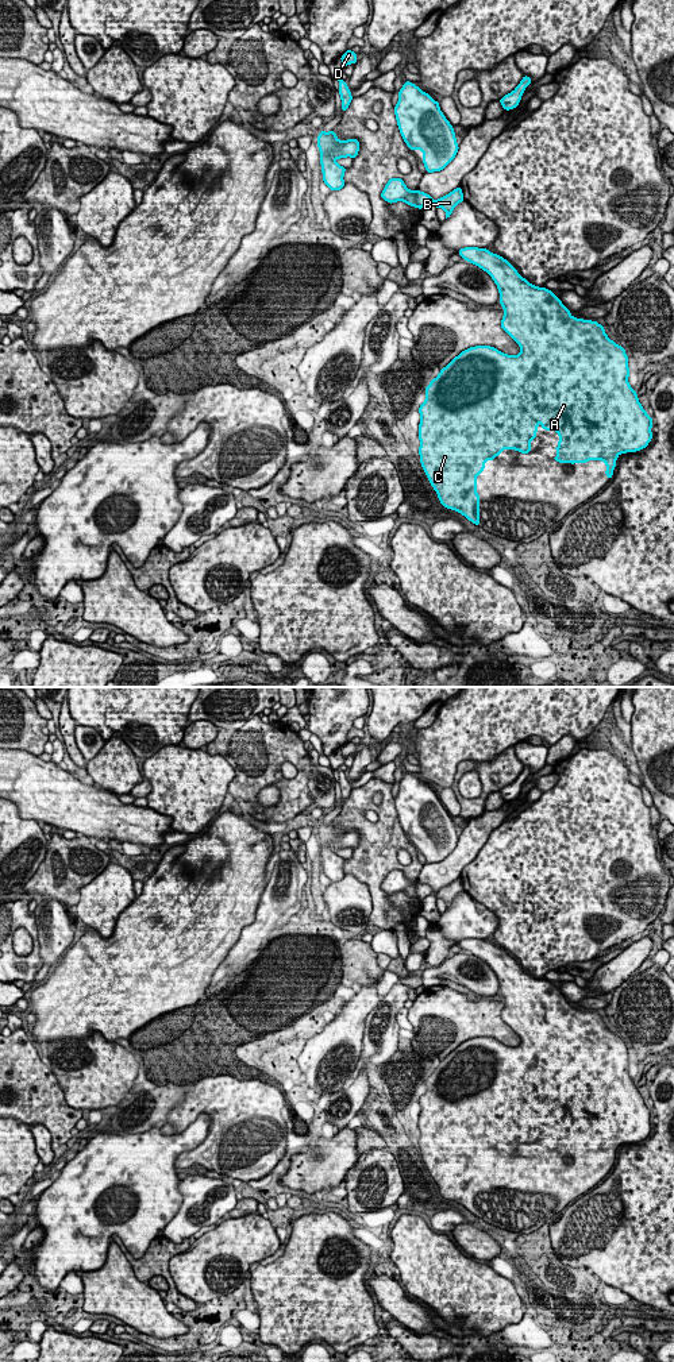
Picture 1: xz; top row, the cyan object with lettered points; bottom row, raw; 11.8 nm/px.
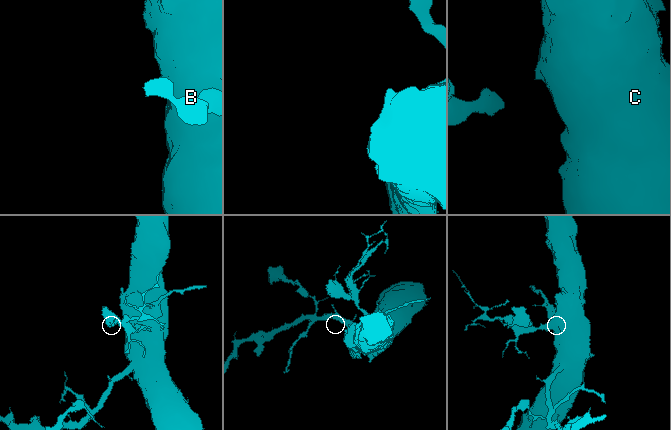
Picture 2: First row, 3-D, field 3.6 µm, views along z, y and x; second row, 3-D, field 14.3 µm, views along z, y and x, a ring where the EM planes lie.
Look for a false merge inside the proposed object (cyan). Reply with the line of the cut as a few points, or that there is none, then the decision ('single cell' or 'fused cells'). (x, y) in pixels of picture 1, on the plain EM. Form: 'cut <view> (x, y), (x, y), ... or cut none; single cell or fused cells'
cut none; single cell

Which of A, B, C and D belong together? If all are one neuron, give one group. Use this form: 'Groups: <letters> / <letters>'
Groups: A B C D

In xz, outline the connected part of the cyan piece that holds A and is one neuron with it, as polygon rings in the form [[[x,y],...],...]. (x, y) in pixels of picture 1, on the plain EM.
[[[465,938],[458,942],[458,945],[467,953],[477,956],[482,961],[485,961],[496,973],[500,983],[500,995],[504,999],[504,1008],[501,1011],[501,1019],[520,1037],[519,1046],[507,1046],[500,1043],[497,1039],[490,1037],[477,1037],[470,1038],[462,1042],[457,1049],[454,1049],[444,1060],[440,1061],[439,1066],[431,1072],[431,1074],[425,1079],[425,1092],[420,1096],[420,1115],[419,1115],[419,1130],[420,1130],[420,1154],[421,1158],[431,1174],[435,1180],[440,1195],[447,1199],[459,1203],[473,1215],[479,1218],[479,1187],[477,1185],[477,1166],[482,1165],[485,1160],[486,1151],[493,1151],[497,1146],[501,1146],[502,1141],[516,1141],[525,1146],[531,1143],[531,1131],[536,1130],[538,1122],[538,1111],[540,1110],[542,1119],[544,1122],[556,1122],[561,1131],[558,1133],[558,1138],[555,1142],[558,1146],[552,1149],[558,1154],[586,1154],[588,1151],[602,1151],[606,1155],[606,1169],[611,1170],[613,1166],[613,1161],[616,1160],[616,1150],[620,1145],[625,1143],[636,1143],[648,1137],[652,1130],[651,1118],[652,1110],[647,1106],[647,1103],[640,1096],[636,1081],[633,1081],[628,1074],[628,1047],[624,1042],[624,1038],[617,1037],[612,1033],[604,1018],[597,1012],[585,1012],[584,1010],[575,1010],[570,1006],[570,1002],[561,993],[561,991],[552,985],[551,981],[546,979],[538,979],[531,976],[527,971],[524,971],[516,960],[500,946],[496,946],[486,939],[477,938]]]

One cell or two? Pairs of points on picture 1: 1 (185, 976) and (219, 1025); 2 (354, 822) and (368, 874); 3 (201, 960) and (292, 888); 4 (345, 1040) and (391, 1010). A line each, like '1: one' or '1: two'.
1: two
2: one
3: two
4: two

